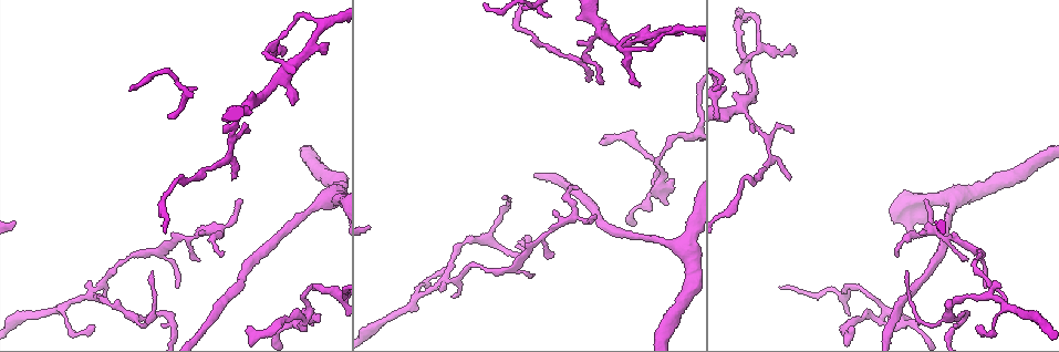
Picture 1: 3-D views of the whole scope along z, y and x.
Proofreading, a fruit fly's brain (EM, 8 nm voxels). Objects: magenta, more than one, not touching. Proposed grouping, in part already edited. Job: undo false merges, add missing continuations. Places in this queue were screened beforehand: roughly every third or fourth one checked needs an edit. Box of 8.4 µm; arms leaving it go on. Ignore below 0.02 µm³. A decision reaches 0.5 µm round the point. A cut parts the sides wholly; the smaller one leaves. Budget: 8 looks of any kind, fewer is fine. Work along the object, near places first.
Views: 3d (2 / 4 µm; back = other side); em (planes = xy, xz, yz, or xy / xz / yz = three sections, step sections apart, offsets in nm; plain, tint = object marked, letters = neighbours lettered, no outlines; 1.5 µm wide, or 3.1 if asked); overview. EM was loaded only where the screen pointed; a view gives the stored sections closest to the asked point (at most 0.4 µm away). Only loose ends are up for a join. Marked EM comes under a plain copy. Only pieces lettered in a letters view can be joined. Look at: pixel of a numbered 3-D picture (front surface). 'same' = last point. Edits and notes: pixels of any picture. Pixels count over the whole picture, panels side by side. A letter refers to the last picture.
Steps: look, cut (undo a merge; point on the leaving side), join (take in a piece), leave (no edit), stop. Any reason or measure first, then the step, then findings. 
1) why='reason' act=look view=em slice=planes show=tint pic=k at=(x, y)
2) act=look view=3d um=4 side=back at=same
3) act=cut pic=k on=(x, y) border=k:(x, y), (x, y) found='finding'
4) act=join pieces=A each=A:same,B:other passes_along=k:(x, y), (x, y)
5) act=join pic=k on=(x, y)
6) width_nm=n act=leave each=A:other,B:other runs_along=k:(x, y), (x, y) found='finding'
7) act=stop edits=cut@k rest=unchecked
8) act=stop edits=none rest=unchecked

why='tapers out' act=look view=3d um=4 pic=1 at=(744, 42)

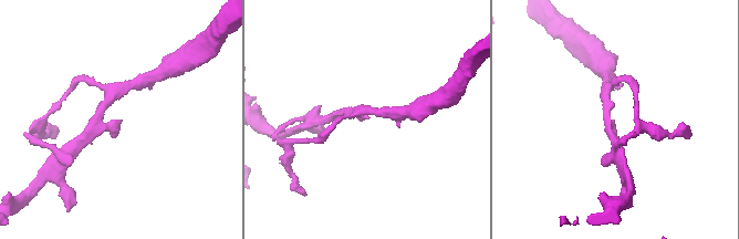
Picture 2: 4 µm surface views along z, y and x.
arm_widths_nm=170,180 act=look view=em slice=planes show=letters pic=2 at=(367, 116)

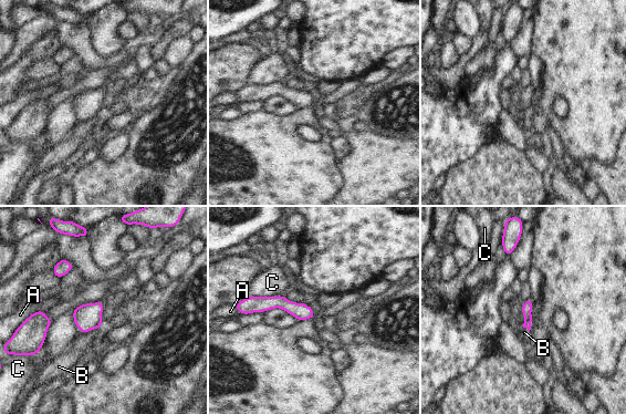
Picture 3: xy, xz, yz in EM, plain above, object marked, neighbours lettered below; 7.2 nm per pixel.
act=leave each=A:other,B:other,C:other runs_along=3:(248, 309), (284, 303), (311, 314) found='no lettered piece goes on from it'

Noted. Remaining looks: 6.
why='tapers out' act=look view=3d um=4 pic=1 at=(924, 199)

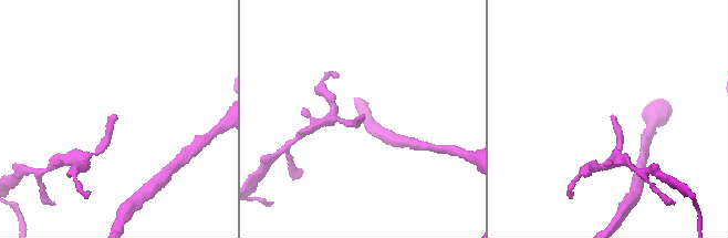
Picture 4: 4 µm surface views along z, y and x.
act=look view=em slice=yz step=4 show=tint pic=4 at=(360, 116)

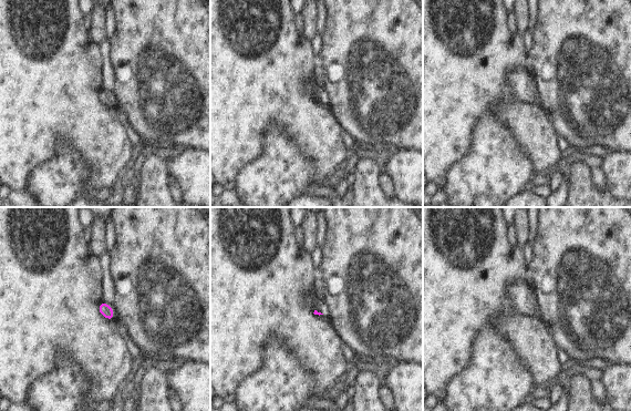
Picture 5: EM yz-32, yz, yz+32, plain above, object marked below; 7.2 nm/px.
why='cut it another way' act=look view=em slice=planes show=letters at=same

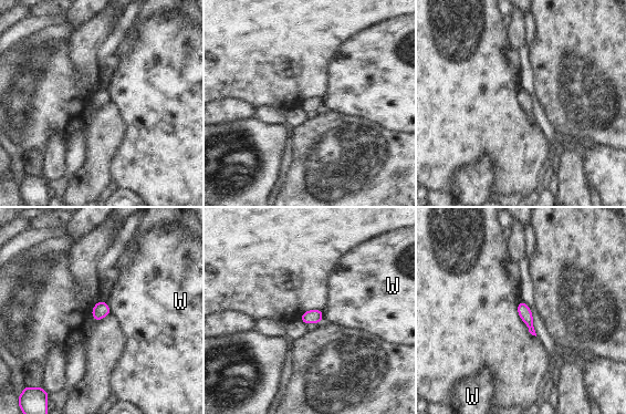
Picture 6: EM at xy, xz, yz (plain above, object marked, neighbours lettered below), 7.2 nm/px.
width_nm=100 act=leave each=W:other border=6:(105, 301), (111, 313) found='no lettered piece goes on from it'

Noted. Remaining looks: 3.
act=look view=3d um=2 pic=1 at=(152, 270)

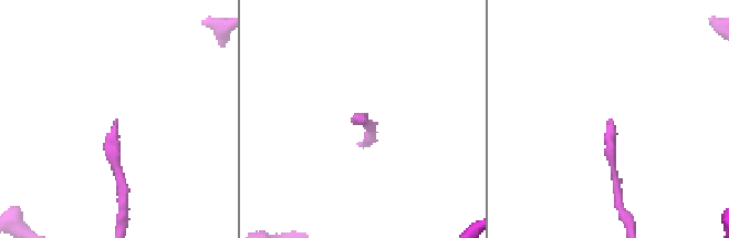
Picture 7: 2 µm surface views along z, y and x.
why='shape alone is not enough' act=look view=em slice=planes show=letters pic=7 at=(365, 122)

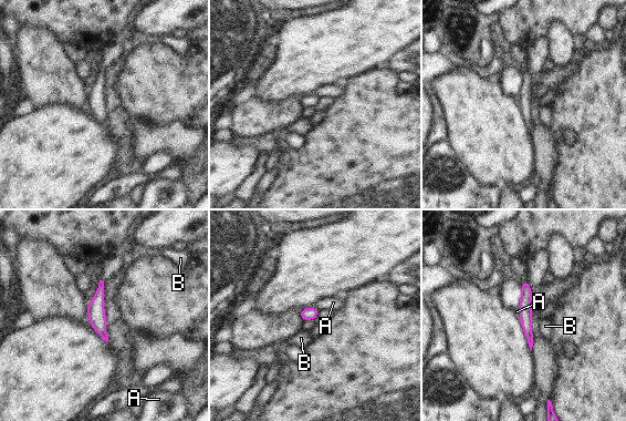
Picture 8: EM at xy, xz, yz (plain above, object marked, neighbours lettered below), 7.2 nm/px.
act=leave each=A:other,B:other runs_along=8:(525, 284), (525, 322), (530, 340) found='no lettered piece goes on from it'

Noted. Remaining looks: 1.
act=stop edits=none rest=unchecked

